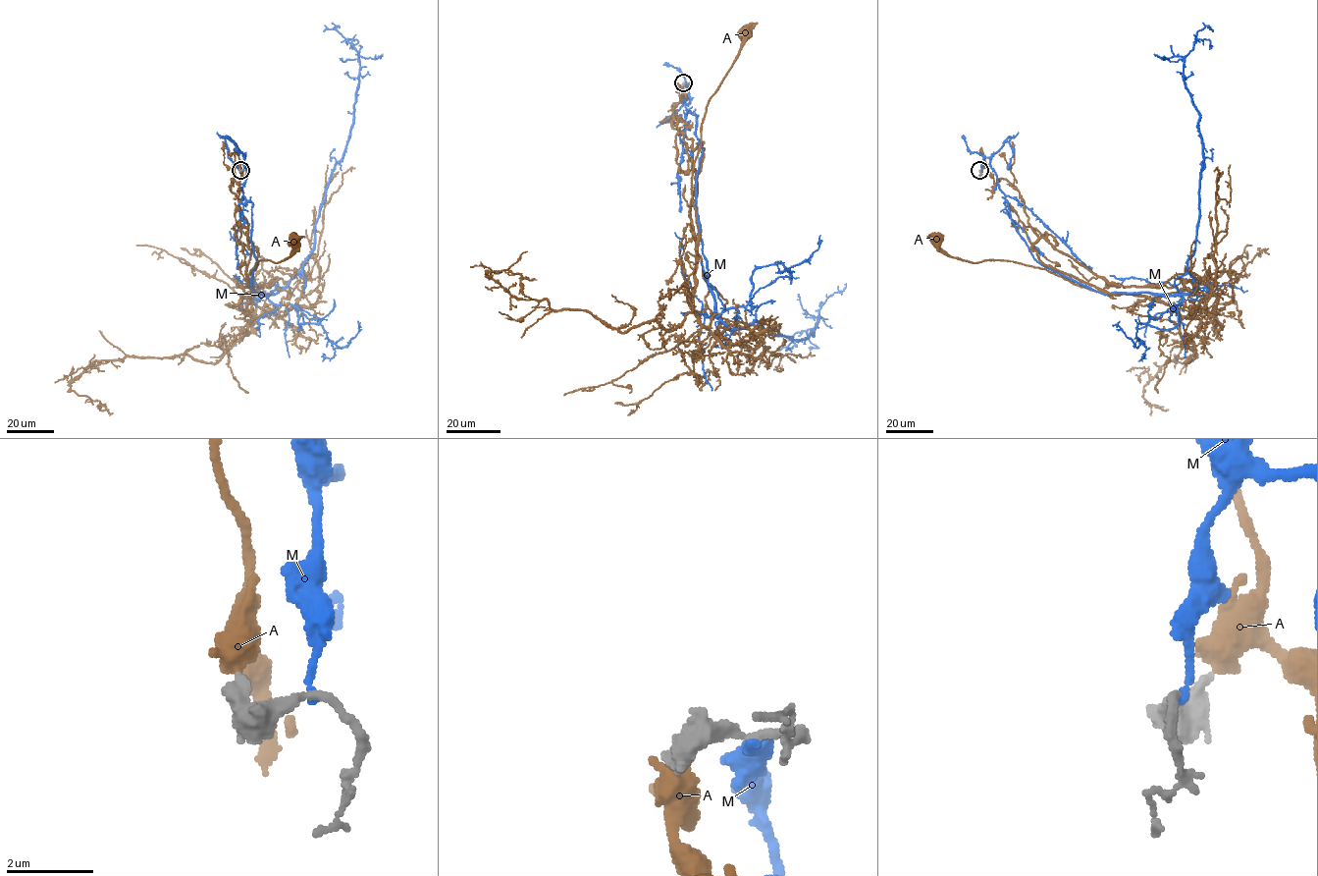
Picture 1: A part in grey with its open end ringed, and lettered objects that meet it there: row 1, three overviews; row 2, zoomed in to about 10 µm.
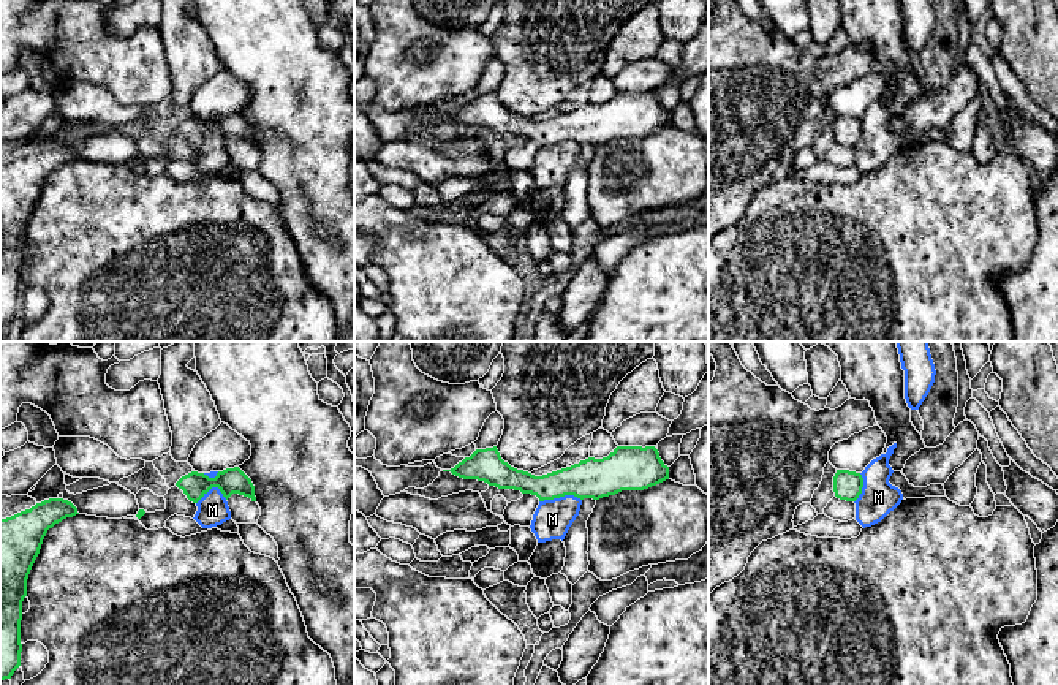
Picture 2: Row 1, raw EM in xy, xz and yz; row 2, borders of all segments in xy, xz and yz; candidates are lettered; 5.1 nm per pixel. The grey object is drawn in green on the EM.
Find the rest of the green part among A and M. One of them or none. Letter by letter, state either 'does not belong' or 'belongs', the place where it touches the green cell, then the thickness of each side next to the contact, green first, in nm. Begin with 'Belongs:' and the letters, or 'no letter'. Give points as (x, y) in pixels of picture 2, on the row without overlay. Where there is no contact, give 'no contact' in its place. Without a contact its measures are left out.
Belongs: no letter
A: does not belong | no contact
M: does not belong | xz (560, 141) | 200/190 nm

